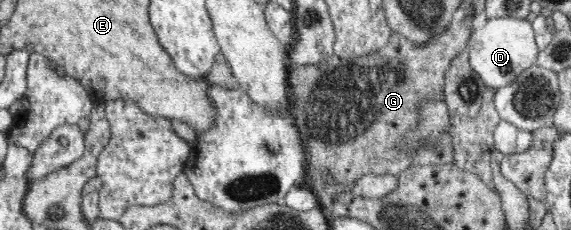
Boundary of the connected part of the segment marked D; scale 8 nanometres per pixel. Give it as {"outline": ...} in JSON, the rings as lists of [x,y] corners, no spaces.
{"outline":[[[513,17],[485,18],[478,21],[468,42],[467,53],[473,70],[480,76],[486,87],[493,88],[495,91],[503,86],[509,86],[519,74],[530,71],[536,66],[538,57],[542,55],[536,43],[532,24],[528,22],[527,18]]]}

